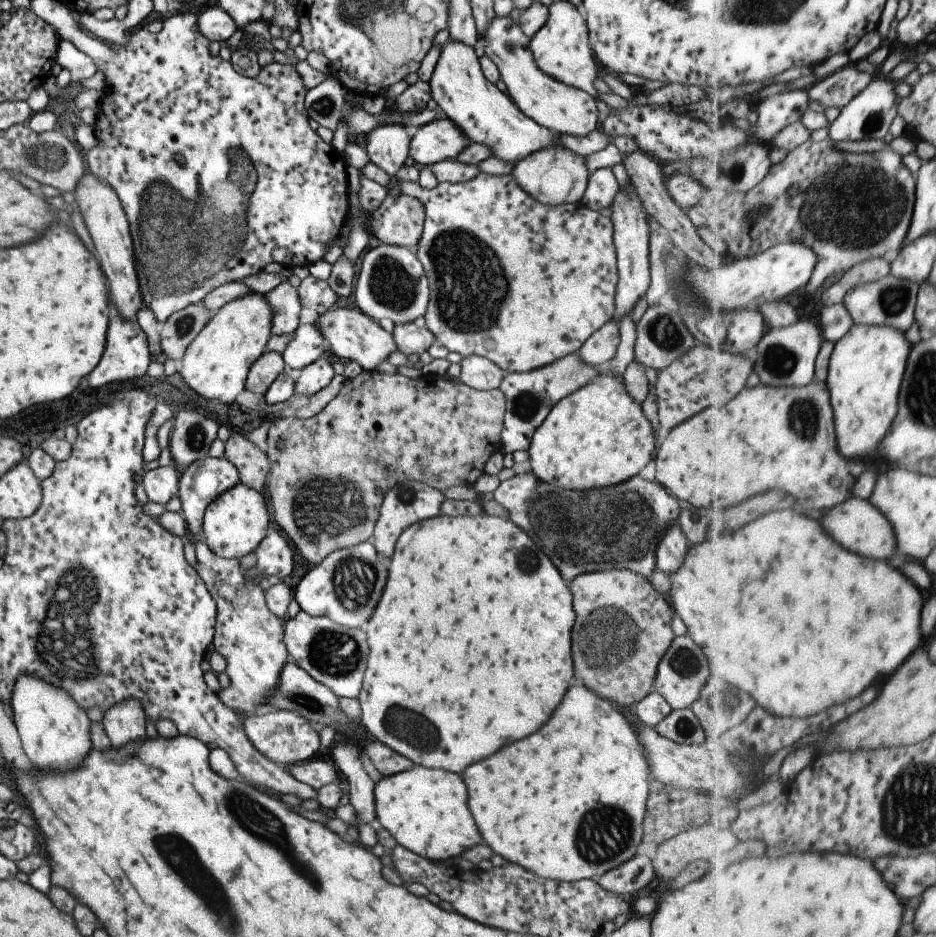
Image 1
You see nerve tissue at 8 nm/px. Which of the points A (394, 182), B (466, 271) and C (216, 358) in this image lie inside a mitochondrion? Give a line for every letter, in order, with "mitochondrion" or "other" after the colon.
A: other
B: mitochondrion
C: other

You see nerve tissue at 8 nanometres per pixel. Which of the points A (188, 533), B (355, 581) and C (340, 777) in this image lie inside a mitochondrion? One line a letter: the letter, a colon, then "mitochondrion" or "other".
A: other
B: mitochondrion
C: other

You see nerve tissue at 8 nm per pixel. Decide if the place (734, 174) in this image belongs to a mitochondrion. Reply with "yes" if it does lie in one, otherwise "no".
yes

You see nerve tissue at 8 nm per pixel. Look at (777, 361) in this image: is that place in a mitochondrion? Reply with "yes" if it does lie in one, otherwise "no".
yes

